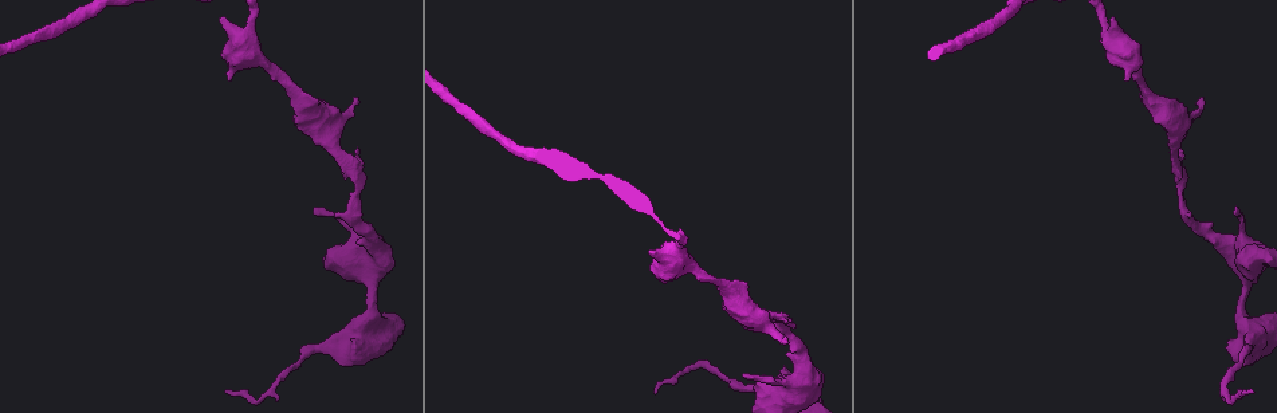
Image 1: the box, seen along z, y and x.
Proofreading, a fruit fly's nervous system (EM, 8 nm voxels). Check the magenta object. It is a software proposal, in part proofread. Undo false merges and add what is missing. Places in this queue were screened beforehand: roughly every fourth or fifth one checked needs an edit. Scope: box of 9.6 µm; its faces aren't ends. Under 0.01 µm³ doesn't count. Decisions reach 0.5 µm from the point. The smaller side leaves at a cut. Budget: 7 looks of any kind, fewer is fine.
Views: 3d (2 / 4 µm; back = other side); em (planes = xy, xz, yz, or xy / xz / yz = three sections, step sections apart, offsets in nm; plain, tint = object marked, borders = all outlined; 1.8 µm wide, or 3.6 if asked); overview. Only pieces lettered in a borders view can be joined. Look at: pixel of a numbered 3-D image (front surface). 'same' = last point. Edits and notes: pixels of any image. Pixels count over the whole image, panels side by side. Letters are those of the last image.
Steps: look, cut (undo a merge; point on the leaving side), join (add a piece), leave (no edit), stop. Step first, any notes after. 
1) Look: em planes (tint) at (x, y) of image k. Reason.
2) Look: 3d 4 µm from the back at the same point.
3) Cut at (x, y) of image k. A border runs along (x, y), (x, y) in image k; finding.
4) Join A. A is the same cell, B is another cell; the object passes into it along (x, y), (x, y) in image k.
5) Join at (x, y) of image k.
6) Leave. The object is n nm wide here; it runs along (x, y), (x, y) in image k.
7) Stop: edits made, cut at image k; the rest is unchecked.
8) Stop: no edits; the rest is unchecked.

Look: 3d 2 µm from the back at (355, 99) of image 1. An open end.

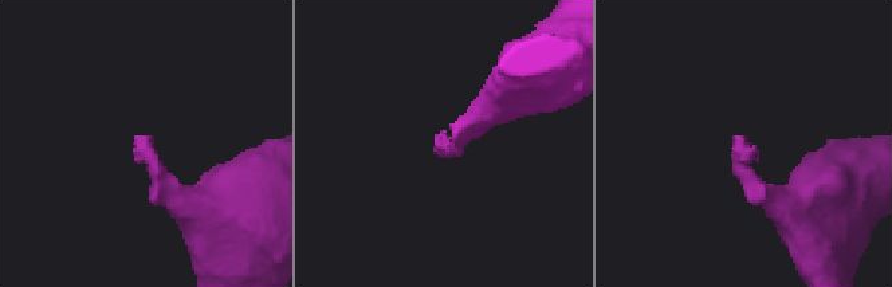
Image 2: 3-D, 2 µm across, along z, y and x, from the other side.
Look: em xy step 4 (borders) at (449, 148) of image 2. Now the EM.

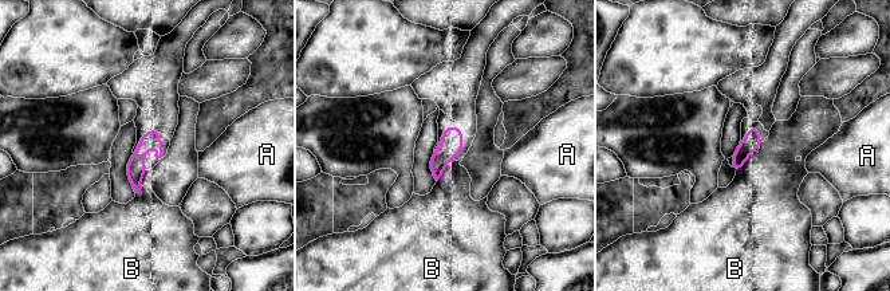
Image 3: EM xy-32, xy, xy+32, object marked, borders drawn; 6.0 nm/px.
Look: em yz step 8 (borders) at the same point. Another direction.

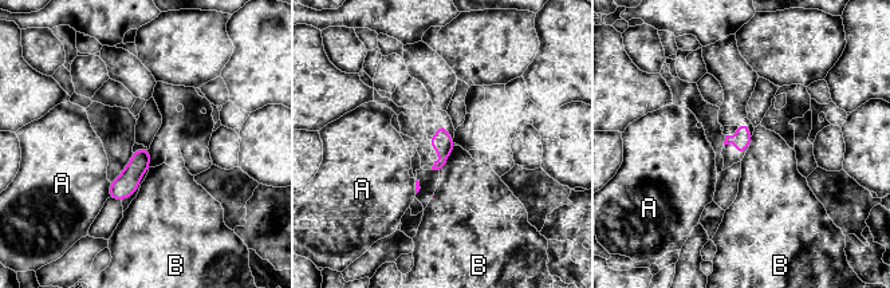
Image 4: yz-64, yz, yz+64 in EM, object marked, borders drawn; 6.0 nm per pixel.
Leave. A and B are other cells; a border runs along (455, 146), (448, 160), (438, 169) in image 4; no lettered piece goes on from it.

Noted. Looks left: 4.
Look: em planes (borders) at (358, 363) of image 1.

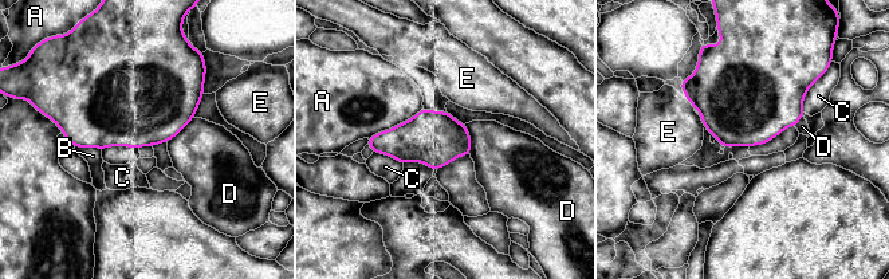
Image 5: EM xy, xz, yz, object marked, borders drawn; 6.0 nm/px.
Leave. The object is 340 nm wide here; A, B, C, D and E are other cells; a border runs along (464, 124), (469, 134), (471, 154) in image 5; no lettered piece goes on from it.

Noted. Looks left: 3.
Look: 3d 4 µm from the back at (228, 79) of image 1. Free end.

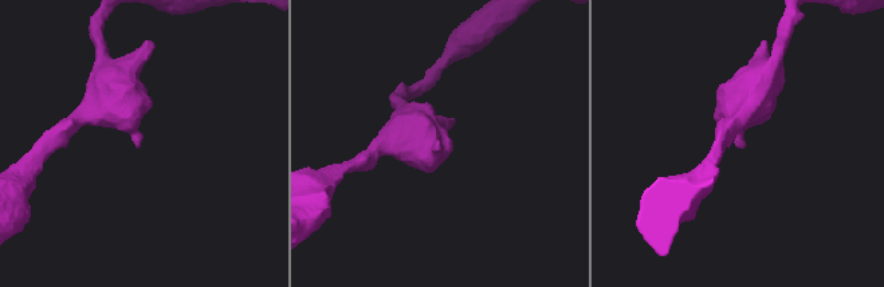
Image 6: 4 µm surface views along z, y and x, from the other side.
Look: em planes (borders) at (742, 145) of image 6. Shape alone is not enough.

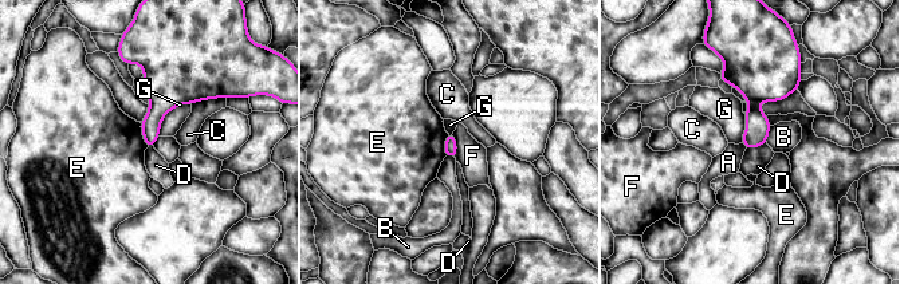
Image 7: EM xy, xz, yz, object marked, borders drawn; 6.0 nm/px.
Leave. A, B, C, D, E, F and G are other cells; a border runs along (452, 133), (456, 141), (456, 158) in image 7; none of them fits.

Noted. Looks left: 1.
Stop: no edits; the rest is unchecked.

